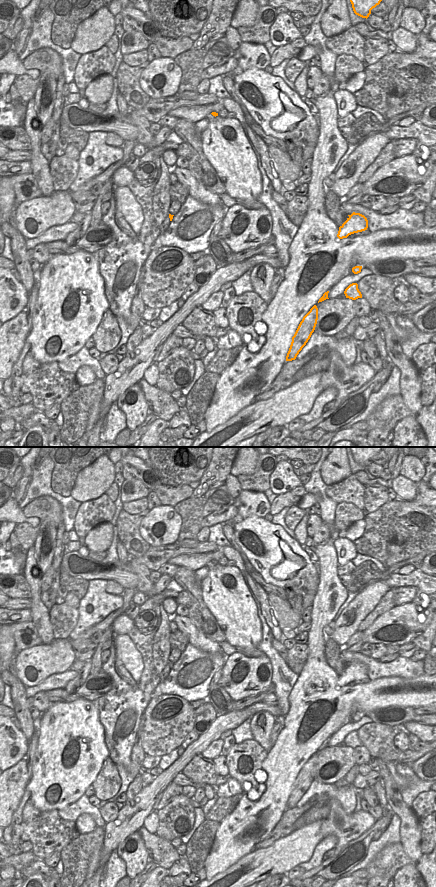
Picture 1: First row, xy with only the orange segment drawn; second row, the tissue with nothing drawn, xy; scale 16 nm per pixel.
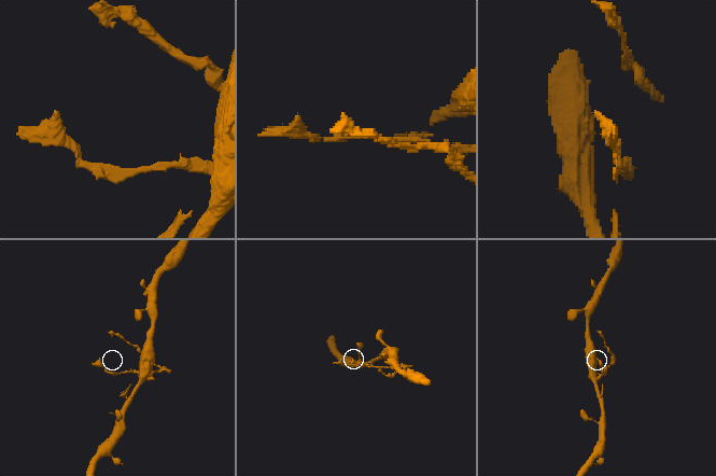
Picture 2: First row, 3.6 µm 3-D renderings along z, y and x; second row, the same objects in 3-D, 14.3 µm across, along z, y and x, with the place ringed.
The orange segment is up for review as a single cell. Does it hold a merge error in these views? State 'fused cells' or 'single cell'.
fused cells

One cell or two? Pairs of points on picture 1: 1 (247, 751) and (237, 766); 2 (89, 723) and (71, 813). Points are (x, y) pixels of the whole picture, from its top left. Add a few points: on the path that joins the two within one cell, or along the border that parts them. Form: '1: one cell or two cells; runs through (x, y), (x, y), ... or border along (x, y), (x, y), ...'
1: one cell; runs through (243, 754), (239, 757), (238, 762)
2: two cells; border along (84, 793), (64, 809), (58, 810)

